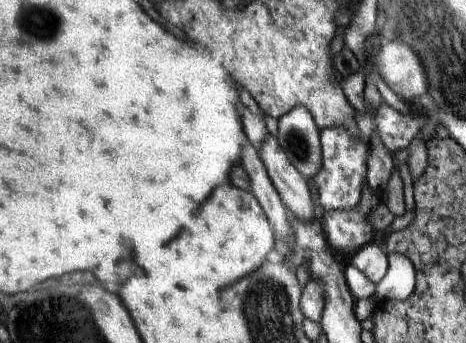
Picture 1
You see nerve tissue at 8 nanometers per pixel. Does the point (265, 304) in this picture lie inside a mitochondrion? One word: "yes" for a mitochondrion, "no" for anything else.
yes

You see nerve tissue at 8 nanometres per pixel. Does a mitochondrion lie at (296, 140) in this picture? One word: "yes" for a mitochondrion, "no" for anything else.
yes

